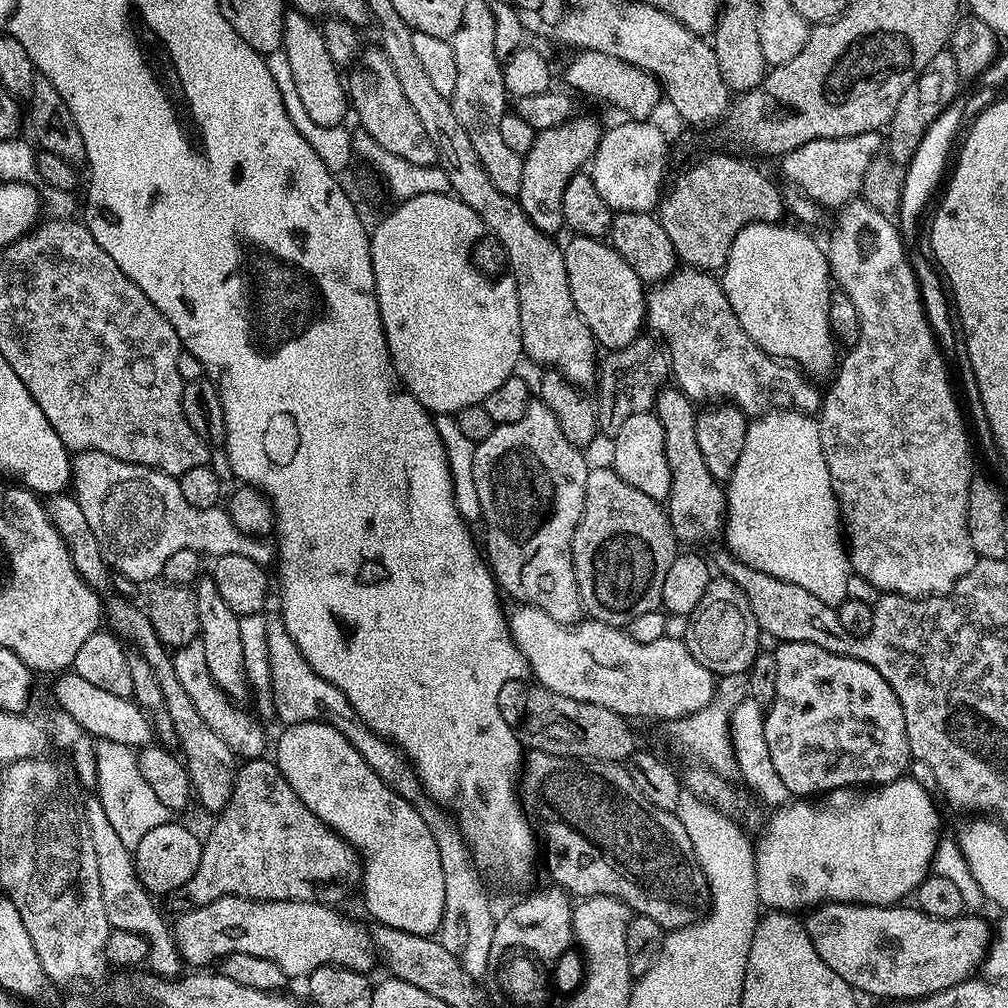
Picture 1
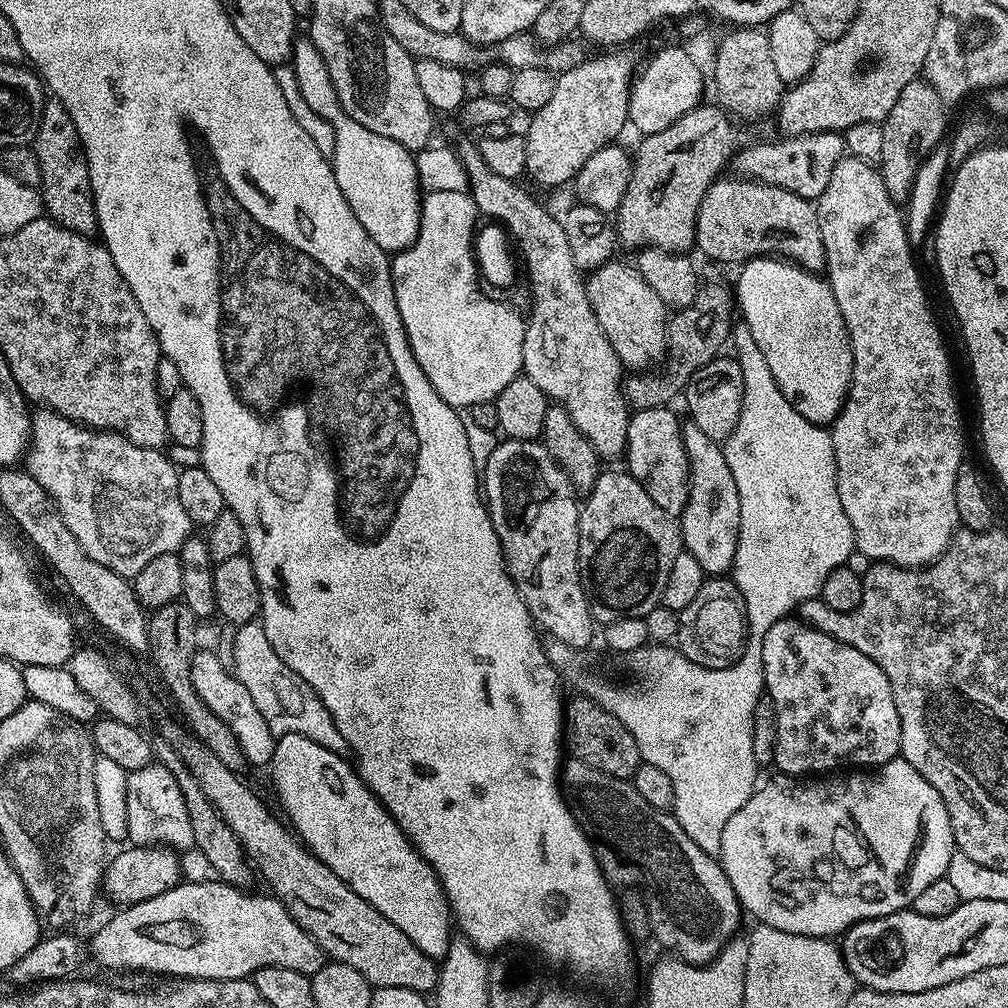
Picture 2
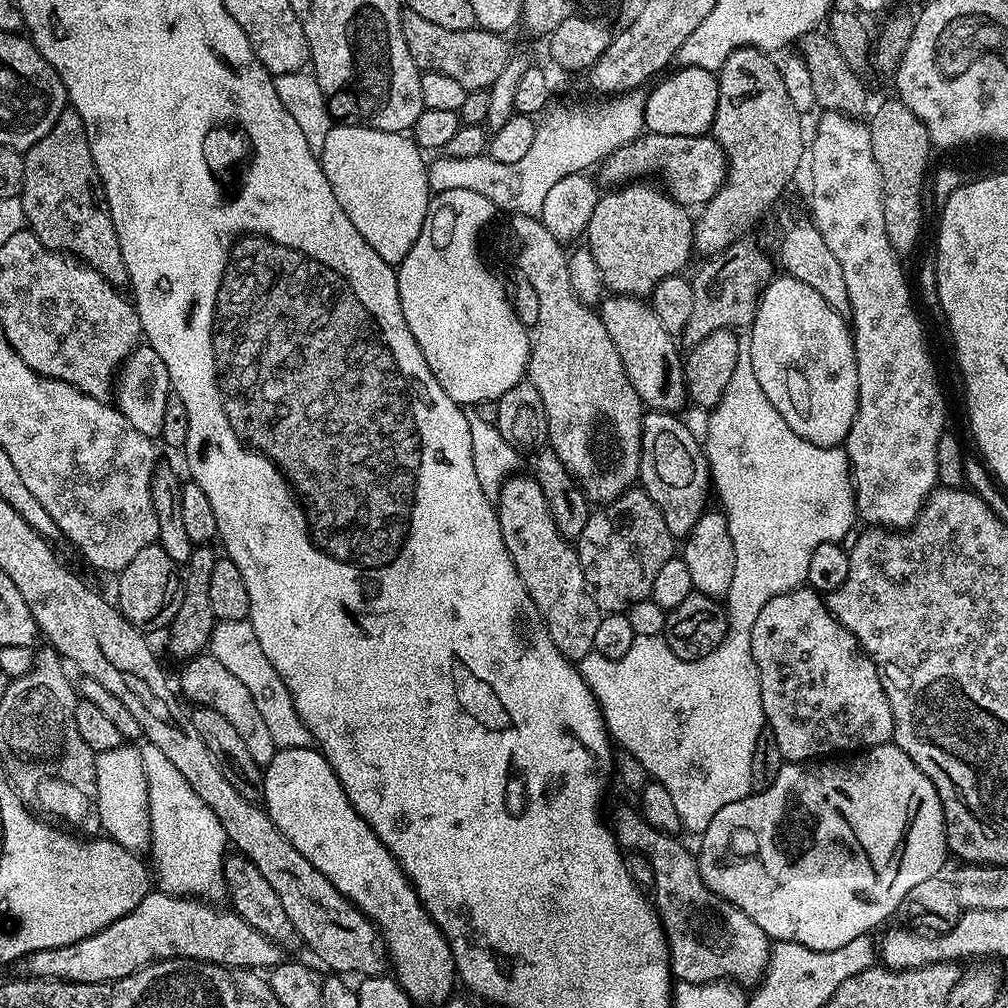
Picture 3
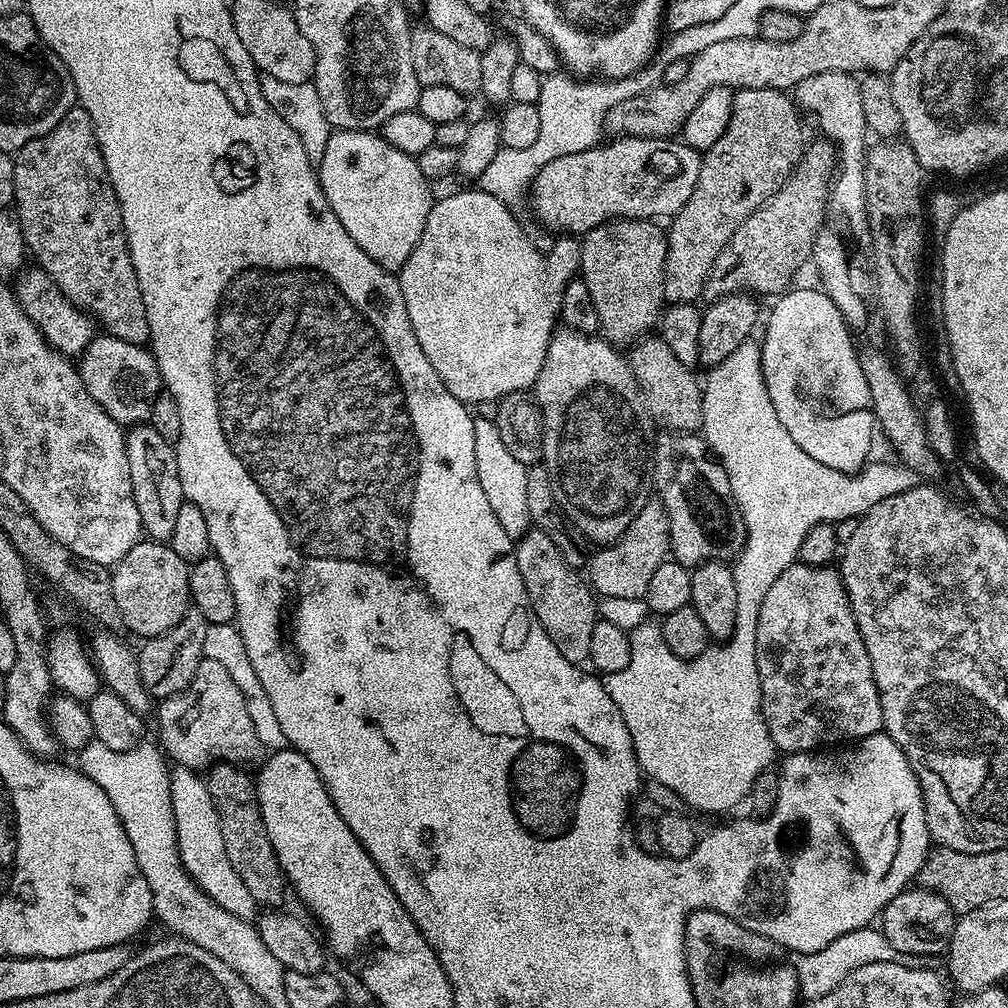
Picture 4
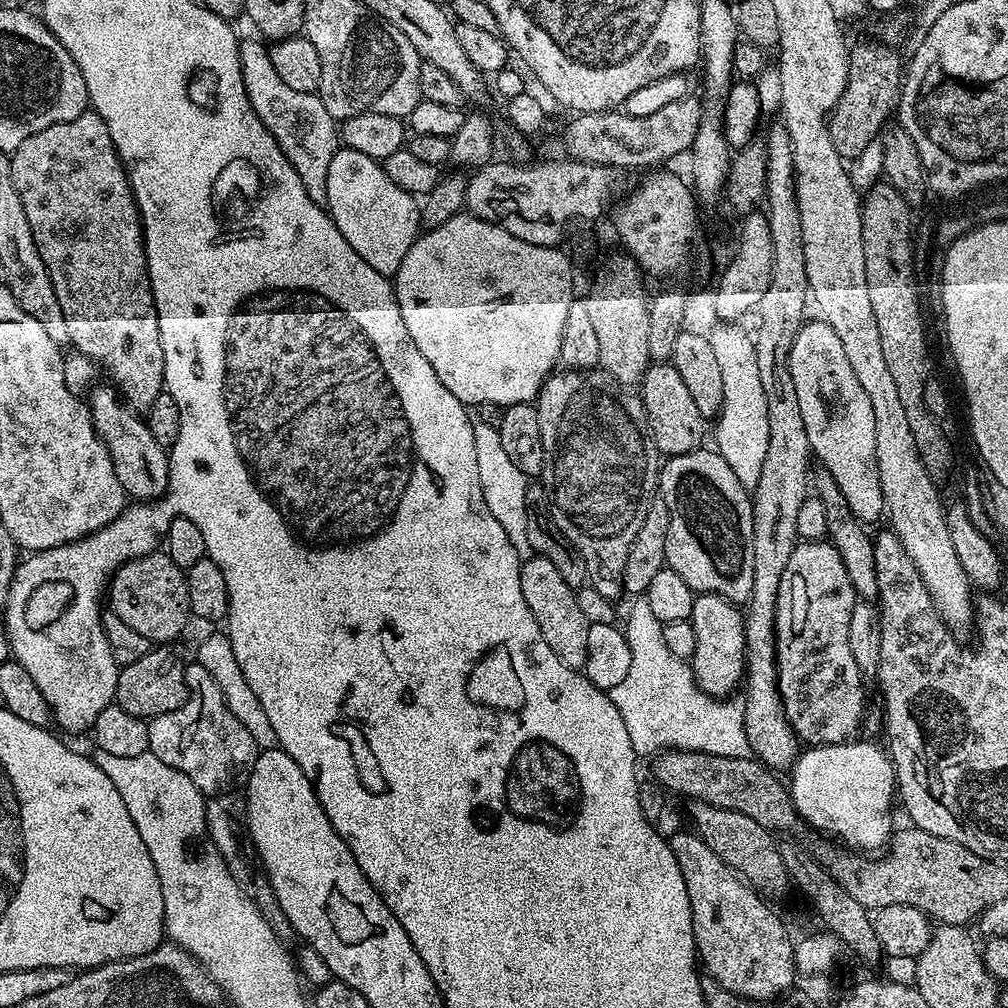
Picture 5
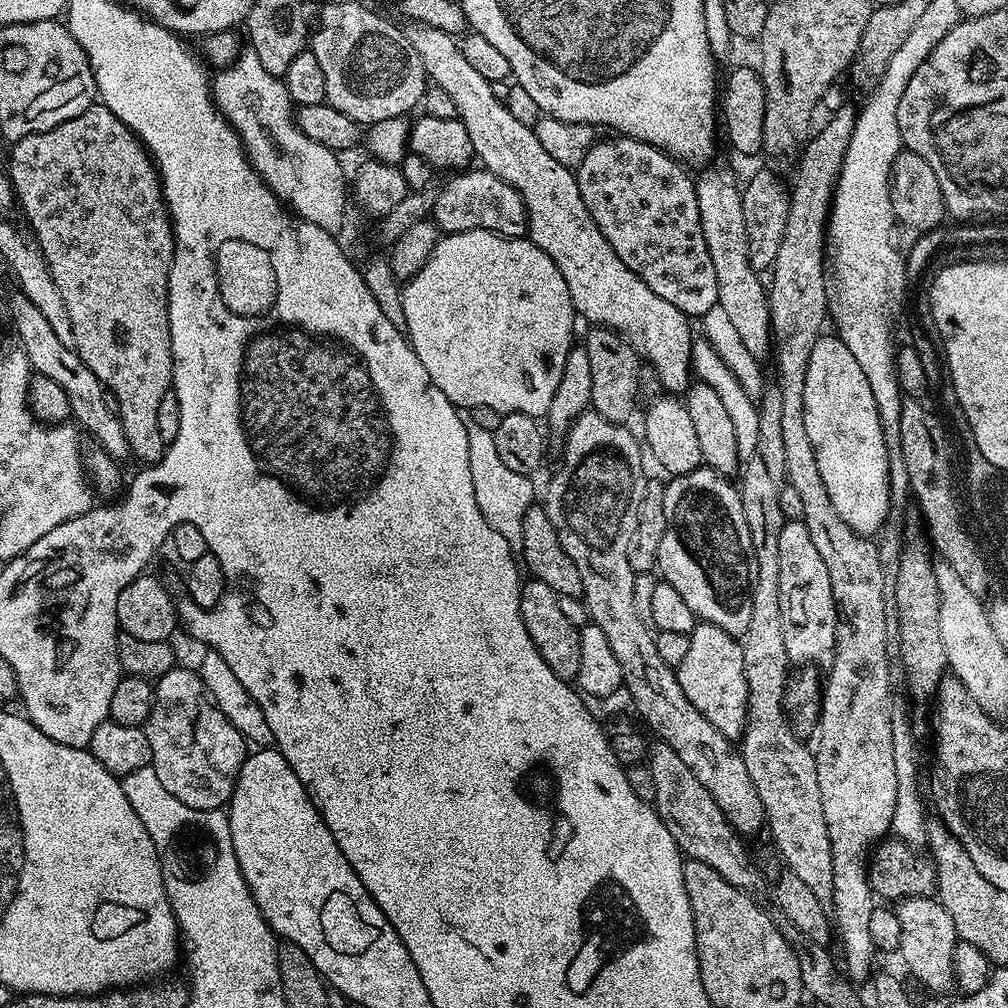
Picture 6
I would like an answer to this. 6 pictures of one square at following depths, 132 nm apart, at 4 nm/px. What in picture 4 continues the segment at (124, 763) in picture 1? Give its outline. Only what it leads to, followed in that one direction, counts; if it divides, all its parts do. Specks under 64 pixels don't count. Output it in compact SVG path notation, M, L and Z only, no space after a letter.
M173 767L170 772L170 794L180 865L215 904L222 906L222 910L243 920L255 921L258 916L258 905L254 902L254 898L250 898L250 890L242 886L238 874L234 874L230 858L226 858L226 846L222 842L222 826L218 826L218 810L214 810L207 779L199 771Z

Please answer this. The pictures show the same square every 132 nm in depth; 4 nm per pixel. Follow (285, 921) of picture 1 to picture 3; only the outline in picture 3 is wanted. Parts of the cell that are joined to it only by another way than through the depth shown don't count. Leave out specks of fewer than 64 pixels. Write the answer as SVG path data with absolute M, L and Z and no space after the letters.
M152 890L134 910L130 910L130 914L98 930L98 934L90 934L90 938L82 938L70 946L32 952L24 957L22 967L29 977L38 980L108 984L159 960L198 960L223 964L229 970L271 970L281 963L279 944L242 922L237 912L218 908L198 898L168 896L165 892Z

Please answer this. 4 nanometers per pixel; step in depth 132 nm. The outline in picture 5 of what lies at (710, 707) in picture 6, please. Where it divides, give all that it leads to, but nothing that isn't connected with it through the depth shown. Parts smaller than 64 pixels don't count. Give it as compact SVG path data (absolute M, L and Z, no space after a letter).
M702 592L697 595L692 611L694 634L698 638L698 646L694 646L694 654L690 661L692 673L696 675L696 685L706 694L717 698L728 698L741 683L745 674L744 651L744 612L726 598L716 596L713 592Z

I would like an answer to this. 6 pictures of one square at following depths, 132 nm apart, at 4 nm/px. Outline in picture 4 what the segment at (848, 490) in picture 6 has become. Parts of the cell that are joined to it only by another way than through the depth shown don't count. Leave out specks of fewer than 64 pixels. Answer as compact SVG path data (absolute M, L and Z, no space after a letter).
M793 287L791 290L785 291L783 295L773 303L777 304L773 306L772 313L768 316L768 325L764 328L764 340L761 339L759 341L760 369L764 375L766 390L770 394L770 402L774 402L774 410L778 414L778 422L782 422L782 426L786 426L786 434L790 434L790 438L794 438L794 442L798 442L798 446L802 446L802 450L806 450L806 454L810 454L810 458L814 458L814 462L822 462L824 466L830 466L839 472L855 474L859 472L861 468L865 467L866 461L869 459L867 456L868 451L872 448L872 428L874 432L870 386L866 382L866 376L862 374L858 348L852 345L853 333L850 331L847 322L842 318L838 306L834 306L834 302L823 290L819 287L795 288L796 287Z

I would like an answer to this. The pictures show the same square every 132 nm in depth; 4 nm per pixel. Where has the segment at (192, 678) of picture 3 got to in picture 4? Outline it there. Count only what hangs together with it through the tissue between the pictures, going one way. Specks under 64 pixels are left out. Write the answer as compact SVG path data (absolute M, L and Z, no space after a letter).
M201 660L186 691L161 699L155 716L160 723L159 747L169 761L181 768L207 770L221 762L256 766L265 759L266 750L262 742L258 742L258 734L246 711L246 698L242 698L242 690L238 690L230 673L213 660Z

